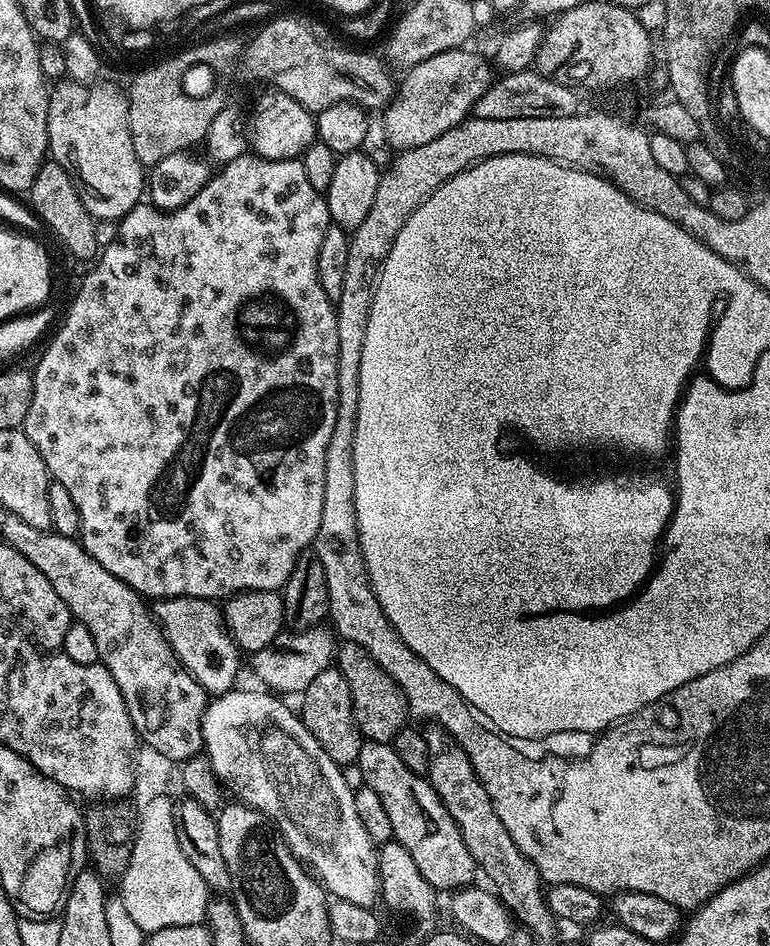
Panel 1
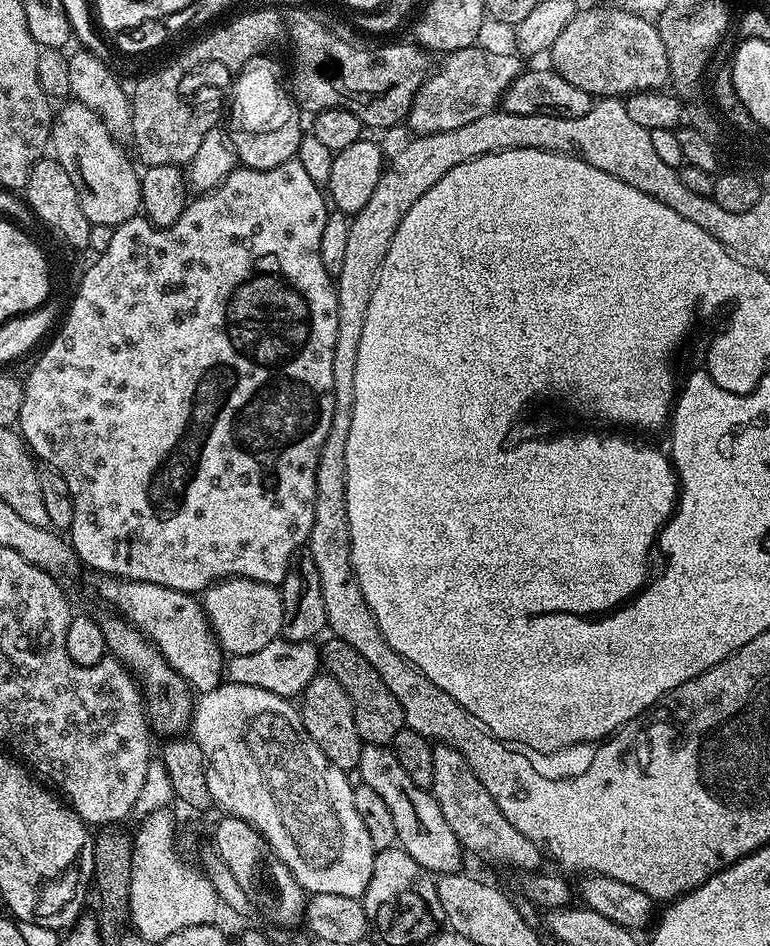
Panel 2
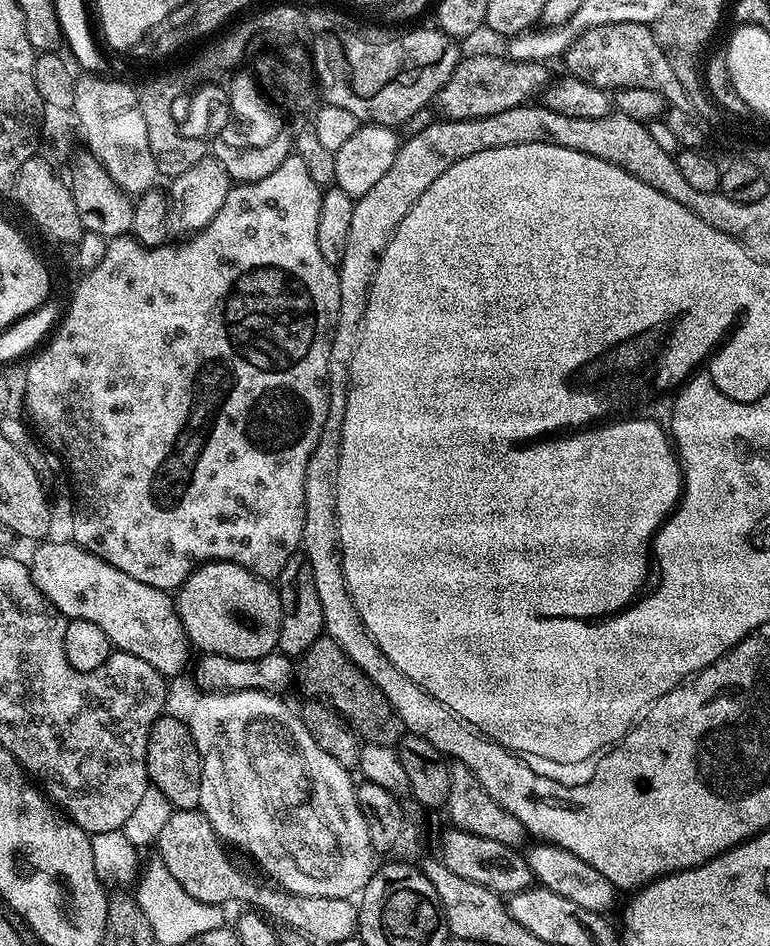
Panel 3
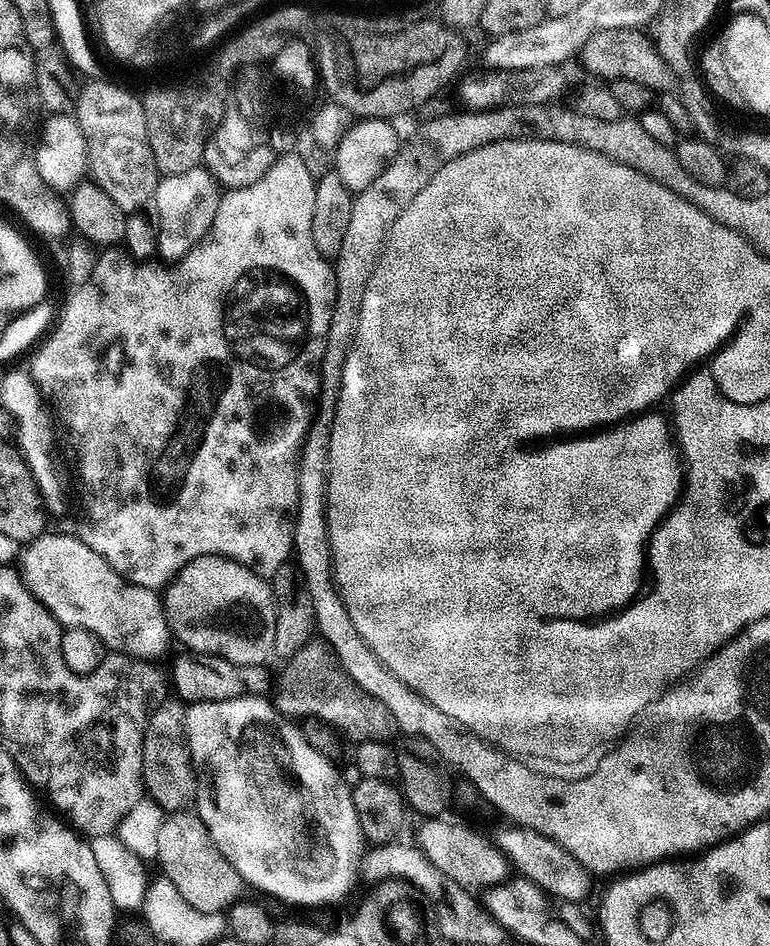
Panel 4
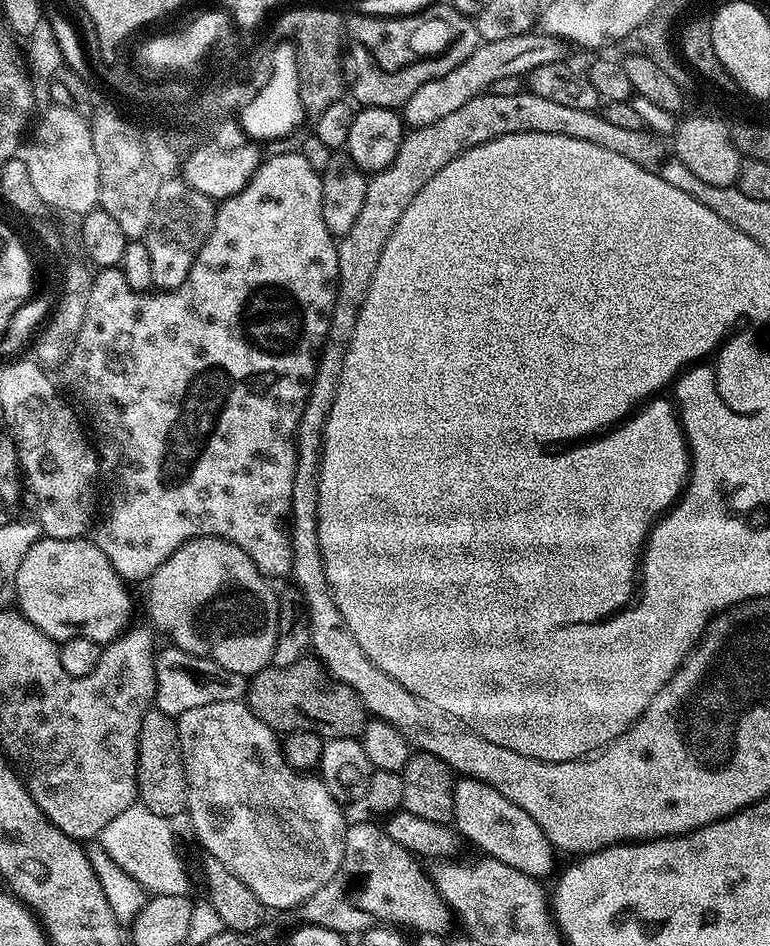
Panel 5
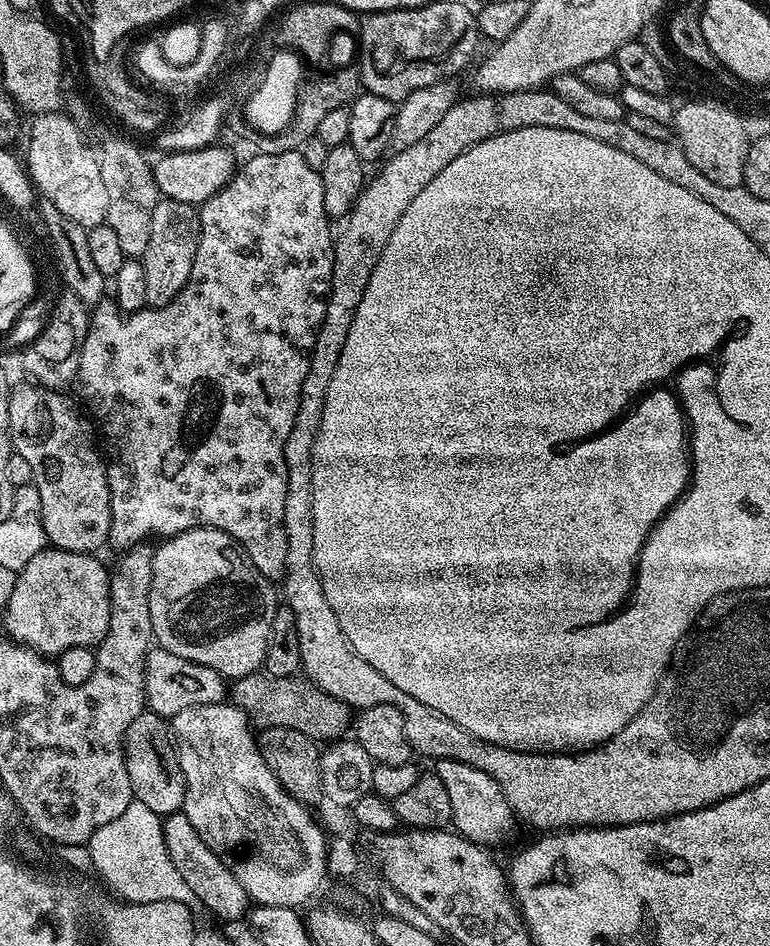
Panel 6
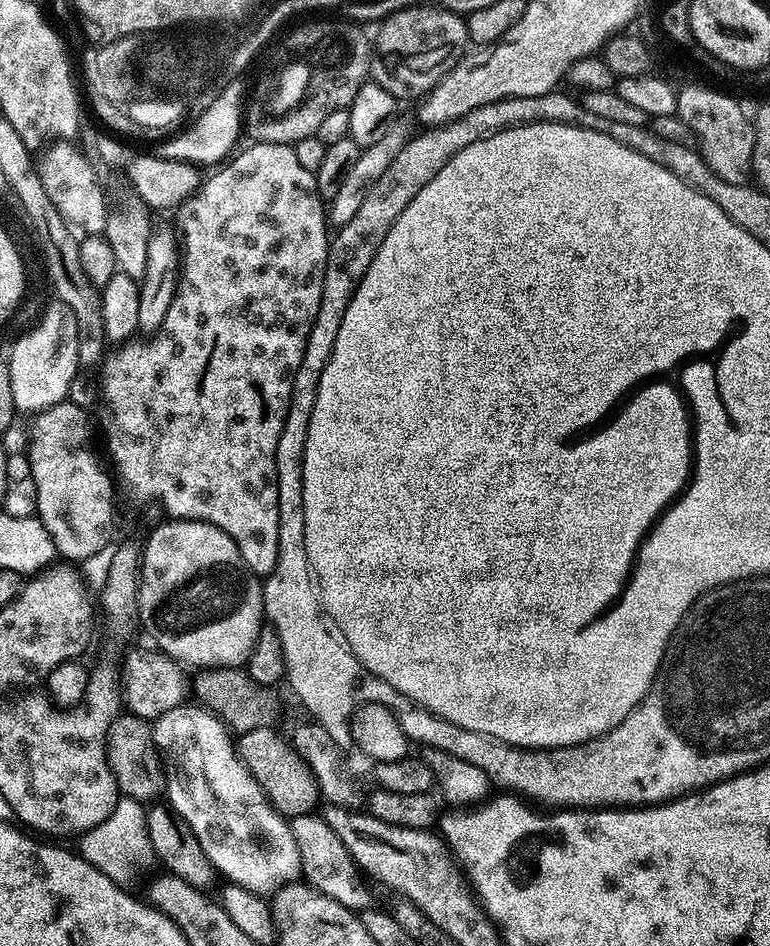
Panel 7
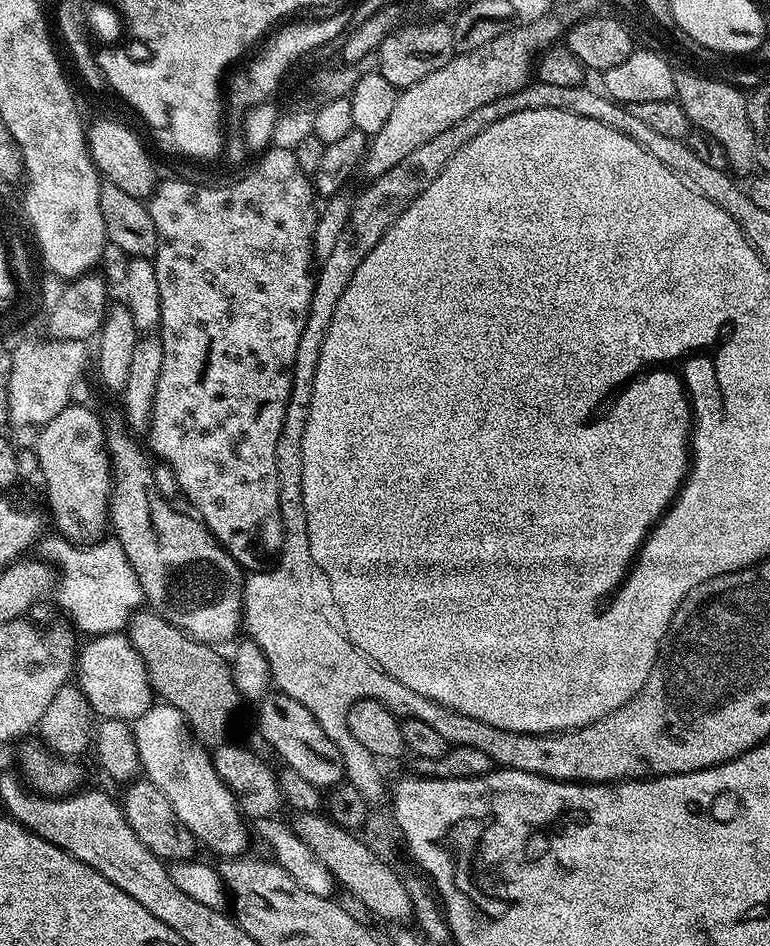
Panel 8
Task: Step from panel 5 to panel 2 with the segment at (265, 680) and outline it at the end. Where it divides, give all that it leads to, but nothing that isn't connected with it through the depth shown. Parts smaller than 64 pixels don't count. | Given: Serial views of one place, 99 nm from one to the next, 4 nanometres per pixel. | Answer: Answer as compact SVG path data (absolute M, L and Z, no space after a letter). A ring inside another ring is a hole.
M328 638L328 641L322 644L320 659L323 671L342 682L342 690L346 690L350 706L354 710L354 726L360 739L365 744L391 745L394 734L398 734L398 730L402 730L406 725L402 706L398 706L398 698L394 698L394 694L390 694L390 689L386 687L386 682L378 678L378 670L374 670L374 666L370 666L370 662L366 662L366 658L362 658L362 654L354 650L354 646L335 638Z

